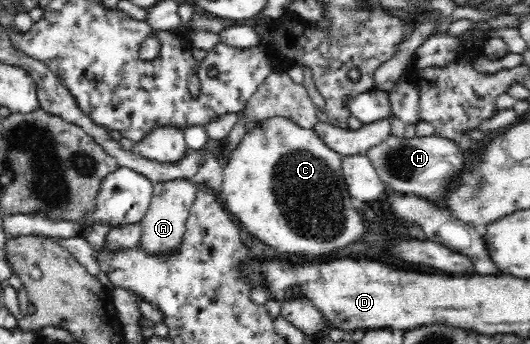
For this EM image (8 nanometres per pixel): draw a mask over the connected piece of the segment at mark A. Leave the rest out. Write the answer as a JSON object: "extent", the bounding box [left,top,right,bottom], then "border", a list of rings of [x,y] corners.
{"extent":[140,179,199,259],"border":[[[178,179],[163,183],[155,183],[153,197],[141,222],[140,248],[148,258],[167,259],[175,257],[184,244],[187,218],[194,204],[199,186],[191,179]]]}

